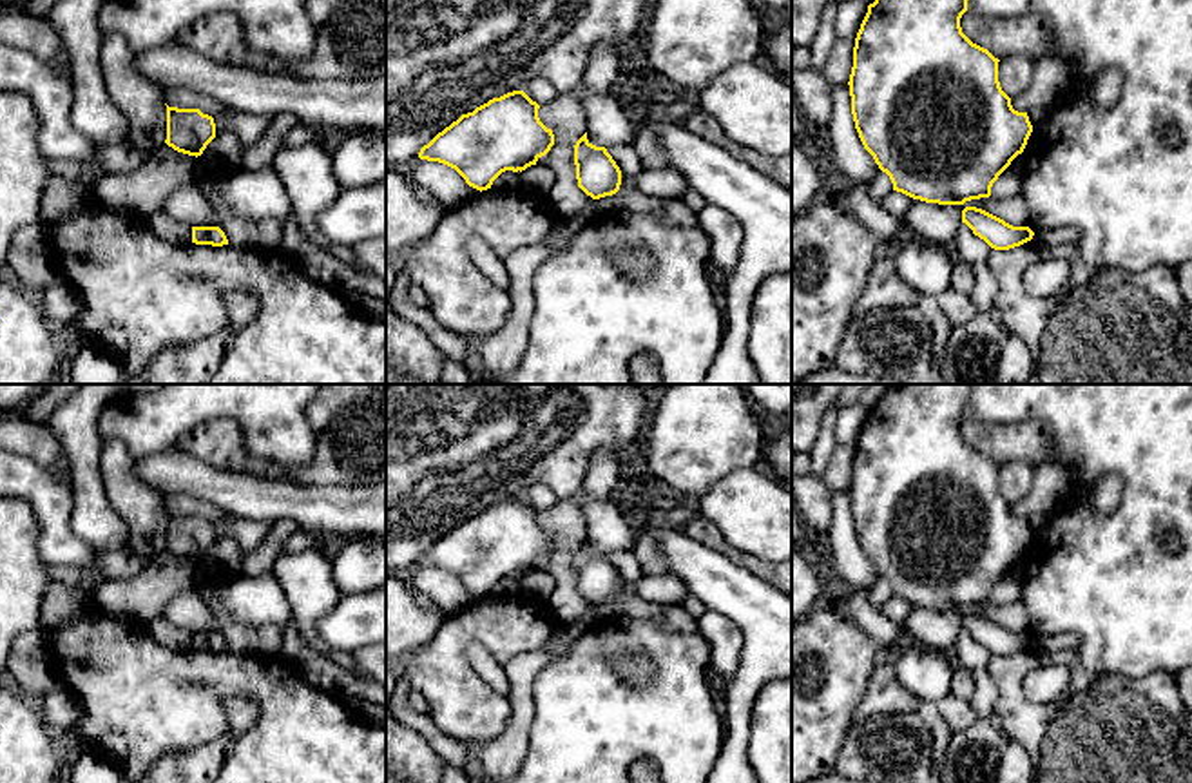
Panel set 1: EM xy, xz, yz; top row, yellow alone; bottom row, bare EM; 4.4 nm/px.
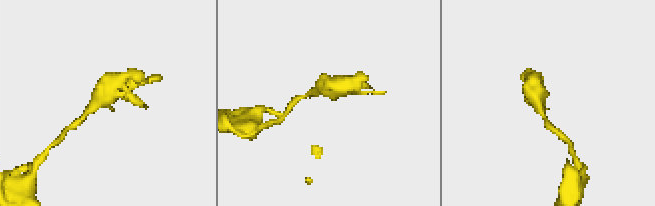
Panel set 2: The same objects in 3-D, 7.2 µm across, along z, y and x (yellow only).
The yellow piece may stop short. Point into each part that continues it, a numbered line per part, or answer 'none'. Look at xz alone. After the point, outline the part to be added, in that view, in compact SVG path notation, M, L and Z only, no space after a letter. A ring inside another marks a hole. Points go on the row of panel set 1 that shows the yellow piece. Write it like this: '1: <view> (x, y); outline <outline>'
none

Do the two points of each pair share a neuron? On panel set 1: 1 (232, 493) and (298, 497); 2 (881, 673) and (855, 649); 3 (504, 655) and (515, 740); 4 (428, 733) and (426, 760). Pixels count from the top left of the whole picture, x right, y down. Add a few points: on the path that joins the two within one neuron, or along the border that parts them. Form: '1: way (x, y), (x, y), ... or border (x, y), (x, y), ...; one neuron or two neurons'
1: way (249, 497), (281, 497); one neuron
2: border (883, 655), (859, 705); two neurons
3: border (544, 647), (524, 651), (504, 667); two neurons
4: border (404, 724), (448, 763); two neurons

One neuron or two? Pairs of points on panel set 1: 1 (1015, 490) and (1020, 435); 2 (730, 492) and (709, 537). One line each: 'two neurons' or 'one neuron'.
1: two neurons
2: two neurons

